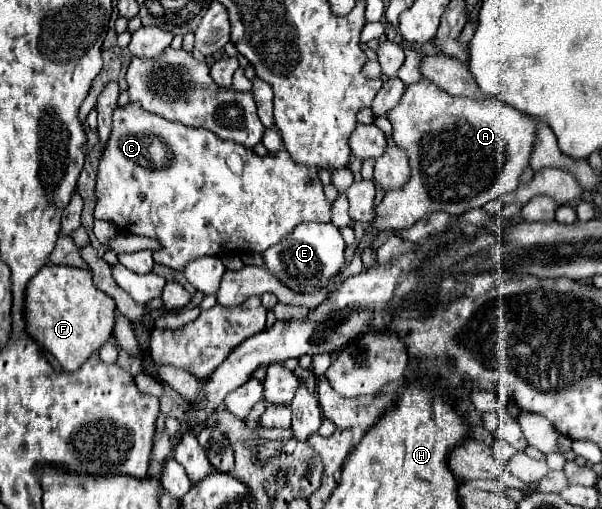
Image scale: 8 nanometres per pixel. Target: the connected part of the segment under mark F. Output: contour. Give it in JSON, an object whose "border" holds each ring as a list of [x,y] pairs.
{"border":[[[45,265],[27,285],[27,331],[59,363],[63,371],[77,371],[111,337],[115,327],[115,301],[93,285],[89,269]]]}

